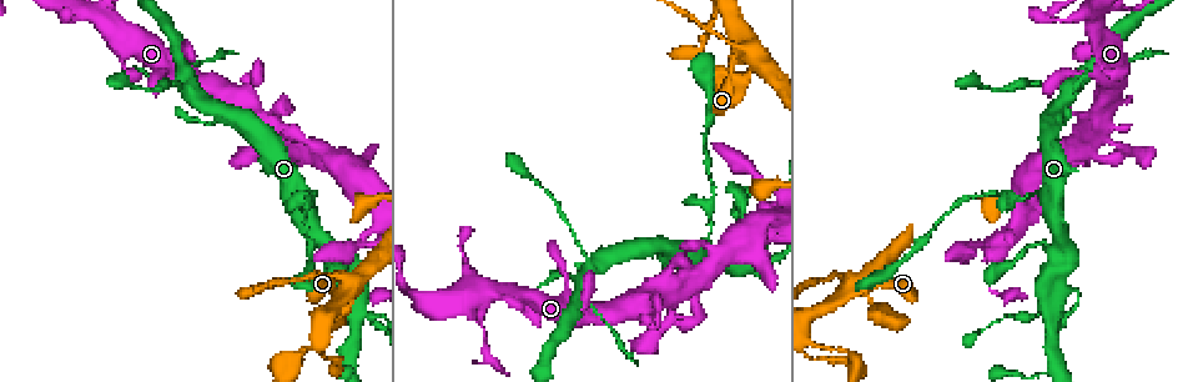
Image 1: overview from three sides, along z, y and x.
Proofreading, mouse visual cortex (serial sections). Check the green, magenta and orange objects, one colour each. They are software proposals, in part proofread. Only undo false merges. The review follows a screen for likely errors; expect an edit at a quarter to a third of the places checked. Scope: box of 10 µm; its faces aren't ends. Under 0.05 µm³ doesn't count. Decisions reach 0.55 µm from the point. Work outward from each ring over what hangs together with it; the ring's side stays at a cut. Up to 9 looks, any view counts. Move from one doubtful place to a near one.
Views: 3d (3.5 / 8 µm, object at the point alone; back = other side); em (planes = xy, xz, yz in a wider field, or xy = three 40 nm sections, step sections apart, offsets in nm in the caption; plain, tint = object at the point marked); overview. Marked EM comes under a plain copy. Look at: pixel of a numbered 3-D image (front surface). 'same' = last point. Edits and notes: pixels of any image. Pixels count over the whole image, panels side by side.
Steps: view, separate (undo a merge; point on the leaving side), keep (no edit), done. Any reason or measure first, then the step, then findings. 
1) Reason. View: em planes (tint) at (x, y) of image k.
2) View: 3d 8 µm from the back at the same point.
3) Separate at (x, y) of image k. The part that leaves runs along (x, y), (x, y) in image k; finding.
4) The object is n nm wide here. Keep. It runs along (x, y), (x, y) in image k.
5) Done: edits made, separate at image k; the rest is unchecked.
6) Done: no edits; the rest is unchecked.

View: 3d 3.5 µm at (710, 227) of image 1.

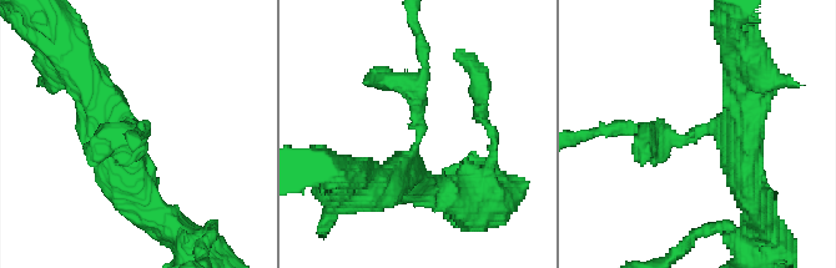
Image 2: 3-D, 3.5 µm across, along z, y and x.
View: em xy step 5 (tint) at (700, 127) of image 2.

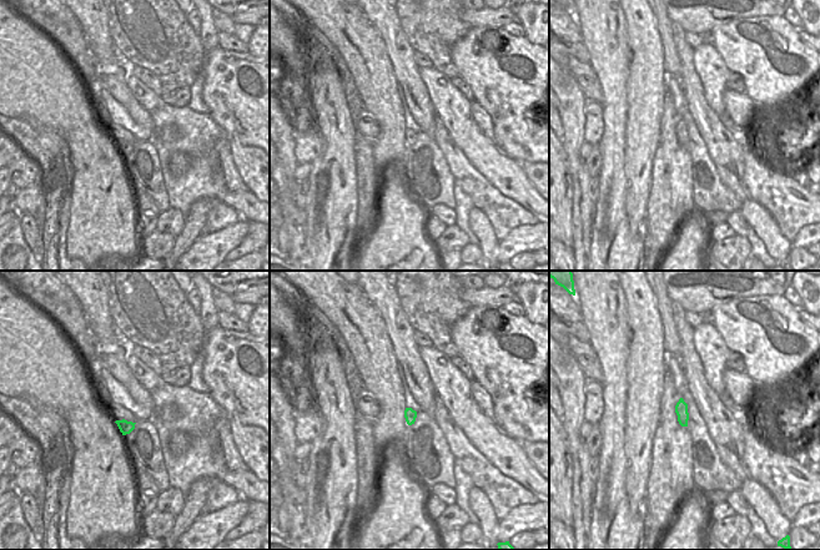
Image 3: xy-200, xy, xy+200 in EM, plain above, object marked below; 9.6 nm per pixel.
The arms are 250, 500 nm wide. Keep. It runs along (378, 185), (421, 134), (424, 60) in image 2; all the same cell.

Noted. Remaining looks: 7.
A narrow waist. View: 3d 3.5 µm at (1047, 313) of image 1.

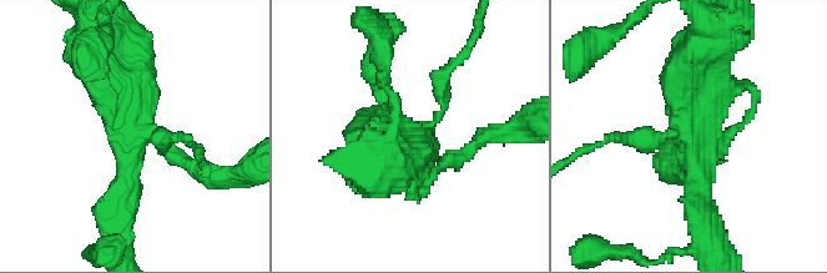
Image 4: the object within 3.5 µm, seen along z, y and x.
View: em xy step 1 (tint) at (129, 130) of image 4.

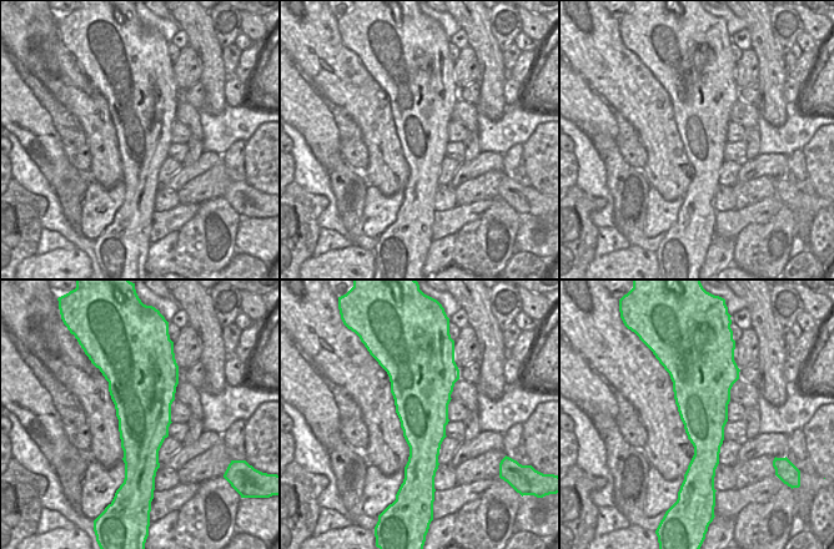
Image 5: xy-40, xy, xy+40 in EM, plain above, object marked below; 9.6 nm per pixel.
3 arms meet here; the arms are 200, 300, 600 nm wide. Keep. It runs along (711, 55), (695, 131), (701, 216) in image 4; all the same cell.

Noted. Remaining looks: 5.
Four or more arms meet. View: 3d 8 µm at (75, 16) of image 1.

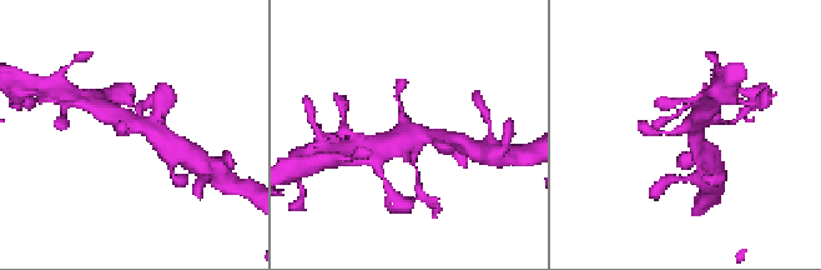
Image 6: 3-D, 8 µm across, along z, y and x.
Closer look. View: 3d 3.5 µm at the same point.

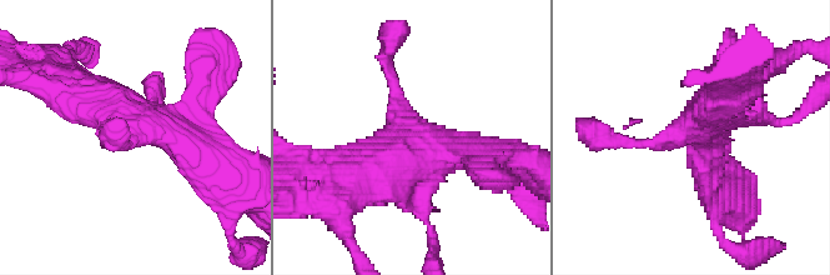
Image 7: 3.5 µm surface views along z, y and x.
4 arms meet here; the arms are 150, 200, 450, 600 nm wide. View: em xy step 1 (tint) at (687, 131) of image 7.

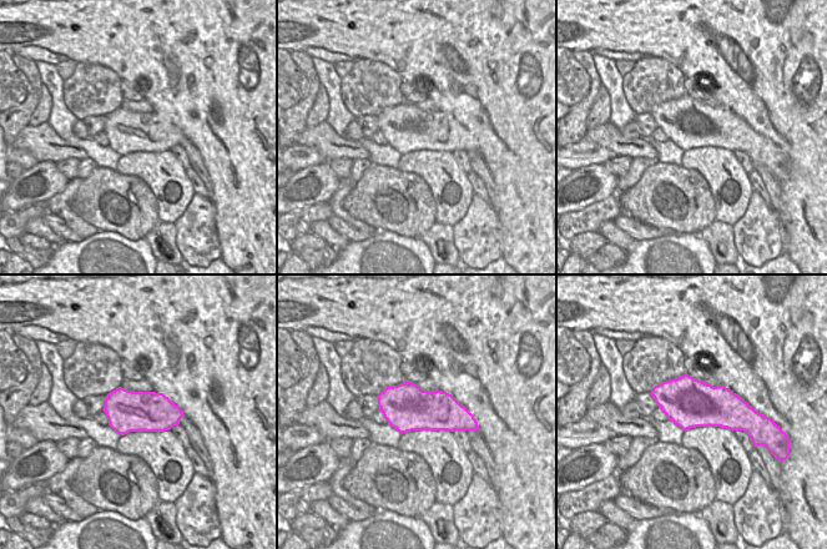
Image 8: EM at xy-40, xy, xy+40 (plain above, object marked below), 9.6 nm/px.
Keep. It runs along (192, 145), (46, 84) in image 7; all the same cell.

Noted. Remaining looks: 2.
View: 3d 3.5 µm at (347, 289) of image 1.

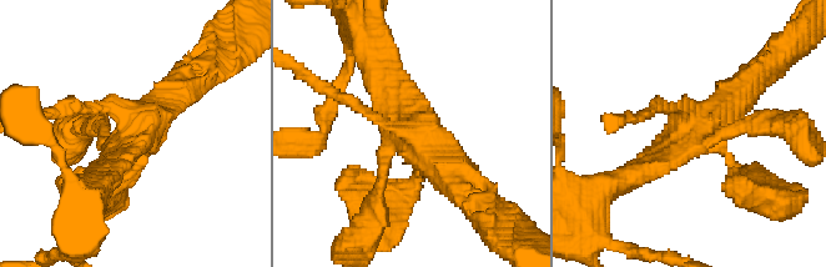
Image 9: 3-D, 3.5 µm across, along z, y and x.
Now the EM. View: em xy step 5 (tint) at (128, 133) of image 9.

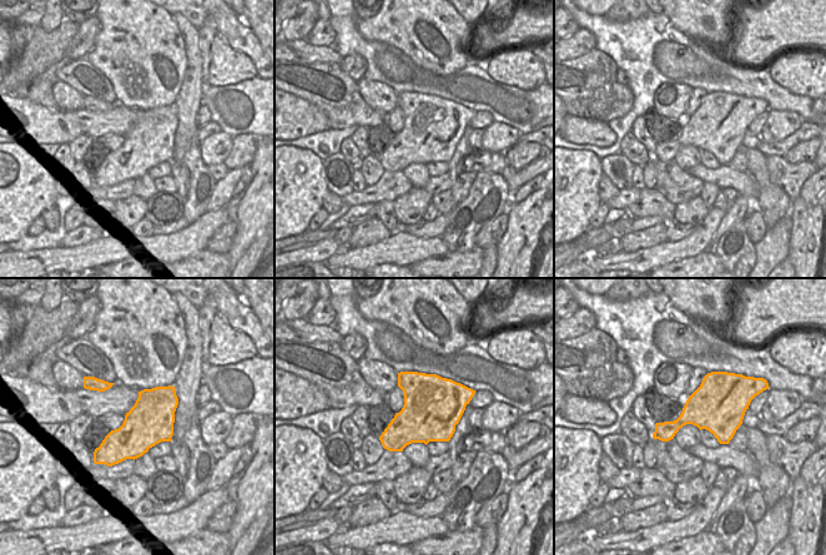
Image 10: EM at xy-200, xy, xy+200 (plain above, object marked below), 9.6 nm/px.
Keep. It runs along (97, 129), (147, 129), (131, 171) in image 9; continuous, no second cell.

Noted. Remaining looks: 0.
Done: no edits; the rest is unchecked.

